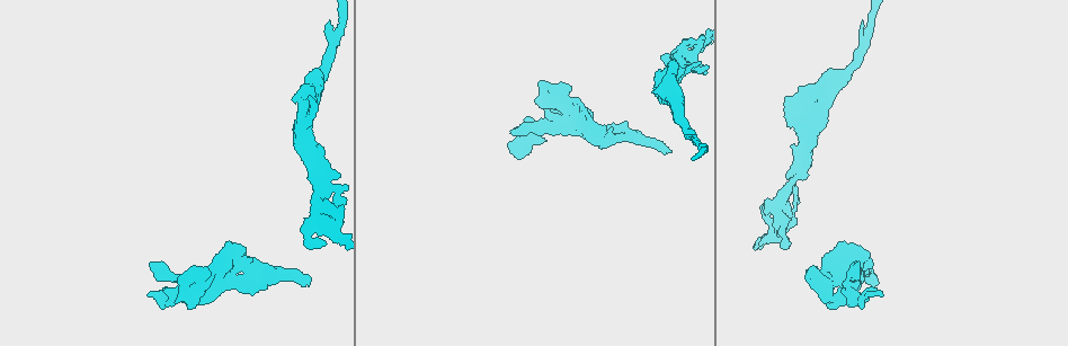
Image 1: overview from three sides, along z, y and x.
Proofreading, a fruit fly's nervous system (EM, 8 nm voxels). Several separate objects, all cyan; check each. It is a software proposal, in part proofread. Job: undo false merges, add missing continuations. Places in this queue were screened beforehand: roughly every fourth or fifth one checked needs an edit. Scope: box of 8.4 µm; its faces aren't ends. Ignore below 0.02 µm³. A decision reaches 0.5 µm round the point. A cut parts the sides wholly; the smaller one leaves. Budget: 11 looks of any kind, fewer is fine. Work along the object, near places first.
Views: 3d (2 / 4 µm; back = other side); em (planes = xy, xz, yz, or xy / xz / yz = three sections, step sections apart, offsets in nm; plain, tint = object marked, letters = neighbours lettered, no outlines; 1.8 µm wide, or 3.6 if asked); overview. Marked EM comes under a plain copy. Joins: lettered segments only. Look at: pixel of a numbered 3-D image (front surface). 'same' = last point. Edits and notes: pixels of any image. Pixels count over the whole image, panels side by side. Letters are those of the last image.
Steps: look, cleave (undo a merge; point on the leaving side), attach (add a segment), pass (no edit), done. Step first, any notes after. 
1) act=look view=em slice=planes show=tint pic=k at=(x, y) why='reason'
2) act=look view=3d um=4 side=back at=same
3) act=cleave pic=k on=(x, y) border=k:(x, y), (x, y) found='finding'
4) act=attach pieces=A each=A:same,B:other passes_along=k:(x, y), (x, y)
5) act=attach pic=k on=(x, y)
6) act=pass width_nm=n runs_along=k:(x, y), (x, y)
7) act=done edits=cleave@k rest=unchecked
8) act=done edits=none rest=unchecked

act=look view=em slice=planes show=letters pic=1 at=(785, 110) why='an open end'

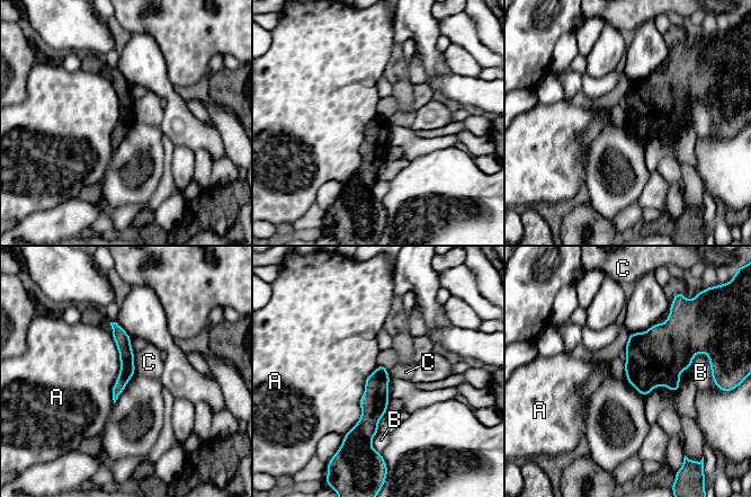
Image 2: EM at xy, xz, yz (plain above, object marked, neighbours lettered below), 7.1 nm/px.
act=pass each=A:other,B:other,C:other runs_along=2:(382, 367), (366, 438) found='no lettered segment goes on from it'

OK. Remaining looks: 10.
act=look view=em slice=yz step=4 show=tint pic=1 at=(584, 129) why='branch point'

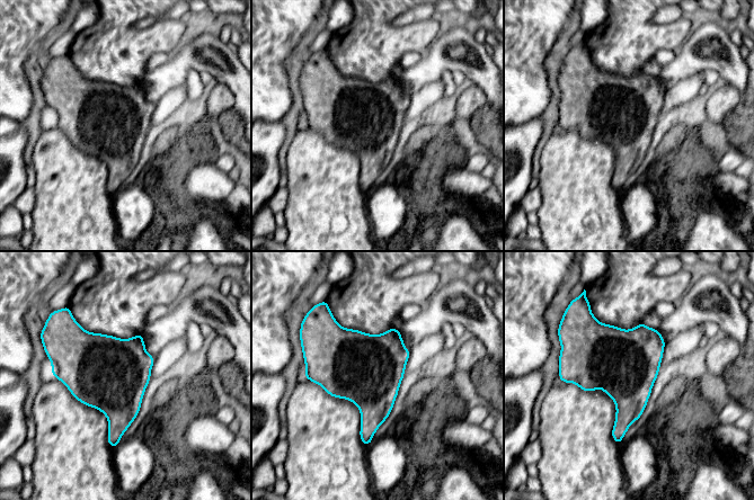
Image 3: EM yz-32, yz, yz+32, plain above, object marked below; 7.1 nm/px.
act=look view=em slice=planes show=letters at=same

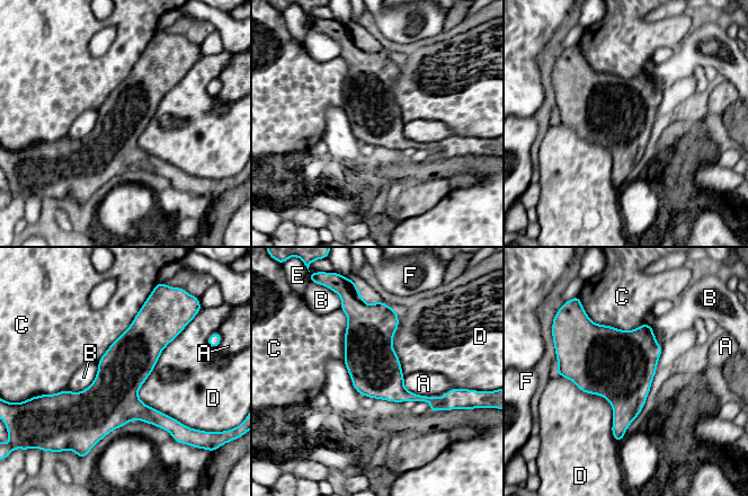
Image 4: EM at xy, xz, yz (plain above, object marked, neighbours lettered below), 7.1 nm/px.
act=pass longest_contact=D:700nm each=A:other,B:other,C:other,D:other,E:other,F:other border=4:(187, 325), (139, 390), (184, 425) found='all the same neuron'

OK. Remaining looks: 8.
act=look view=3d um=2 side=back pic=1 at=(310, 279) why='free end'

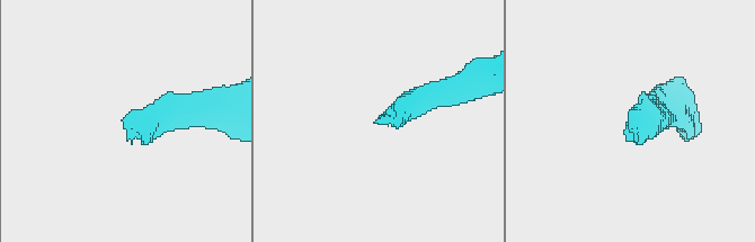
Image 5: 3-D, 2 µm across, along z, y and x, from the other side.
act=look view=em slice=planes show=letters pic=5 at=(379, 123)

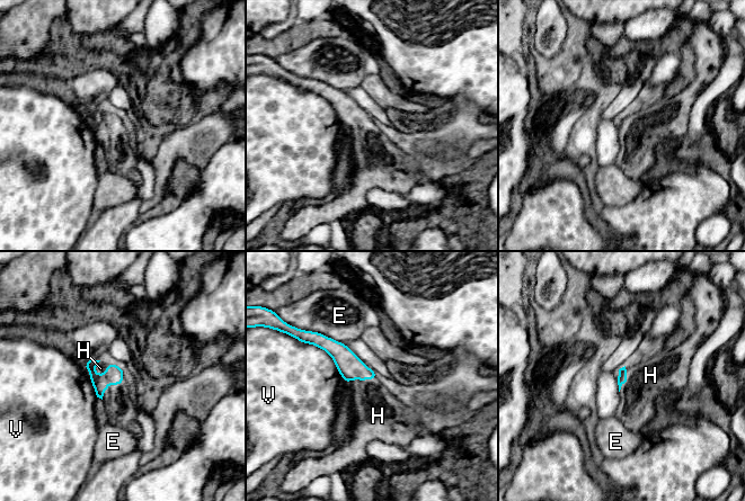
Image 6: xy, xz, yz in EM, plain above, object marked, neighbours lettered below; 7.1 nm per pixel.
act=attach pieces=H each=E:other,H:same,V:other passes_along=6:(100, 383), (105, 372), (100, 368) found='it goes on there'

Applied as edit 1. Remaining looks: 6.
act=look view=overview

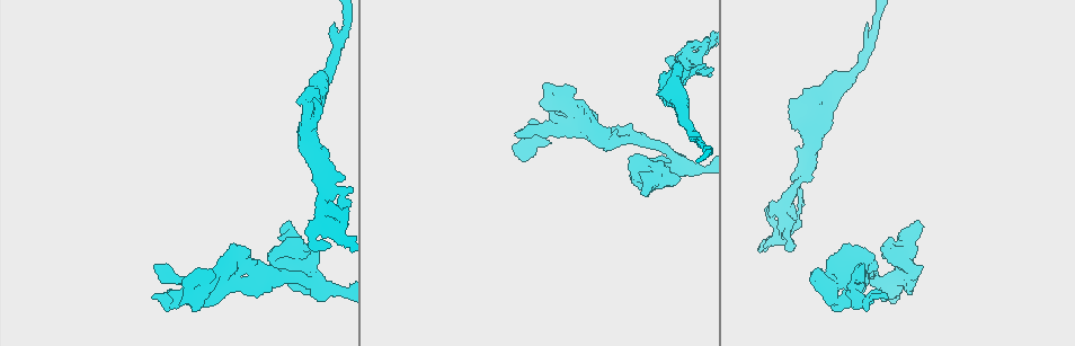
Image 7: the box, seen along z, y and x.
act=look view=em slice=xy step=4 show=letters pic=7 at=(516, 155) why='an open end'

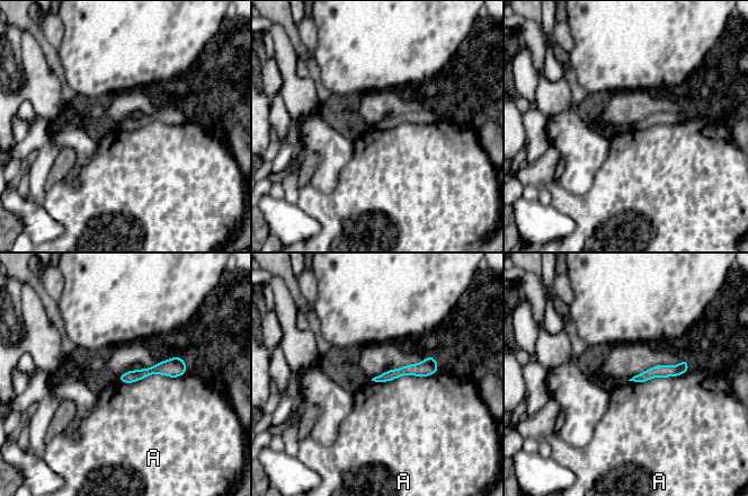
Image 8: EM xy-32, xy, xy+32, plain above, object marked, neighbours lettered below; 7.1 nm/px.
act=look view=em slice=planes show=letters at=same

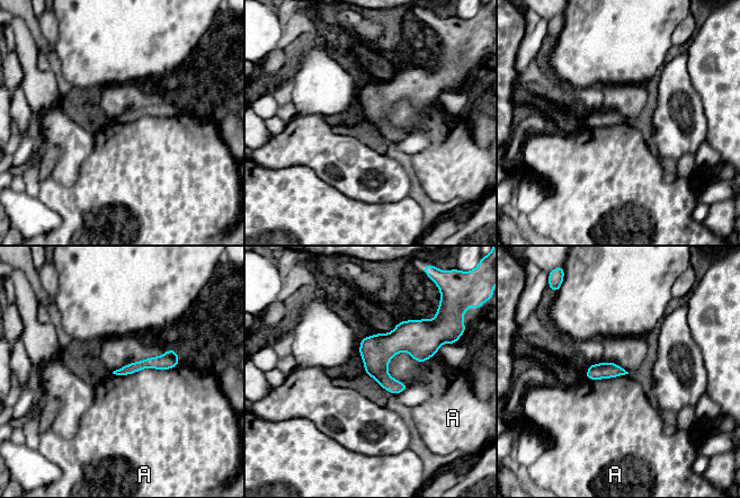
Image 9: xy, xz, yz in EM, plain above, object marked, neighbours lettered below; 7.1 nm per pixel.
act=pass each=A:other border=9:(436, 353), (386, 370) found='none of them fits'

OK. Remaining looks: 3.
act=done edits=attach@6 rest=unchecked

